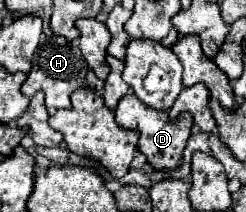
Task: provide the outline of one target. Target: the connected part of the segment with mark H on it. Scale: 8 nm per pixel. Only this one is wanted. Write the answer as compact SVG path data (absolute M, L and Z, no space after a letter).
M48 37L38 51L34 53L32 59L32 71L28 73L26 81L22 83L22 93L26 97L32 97L36 91L44 91L46 95L46 107L50 113L70 107L70 95L72 91L76 91L78 87L86 85L86 73L88 73L88 65L78 49L78 45L70 43L64 37Z

